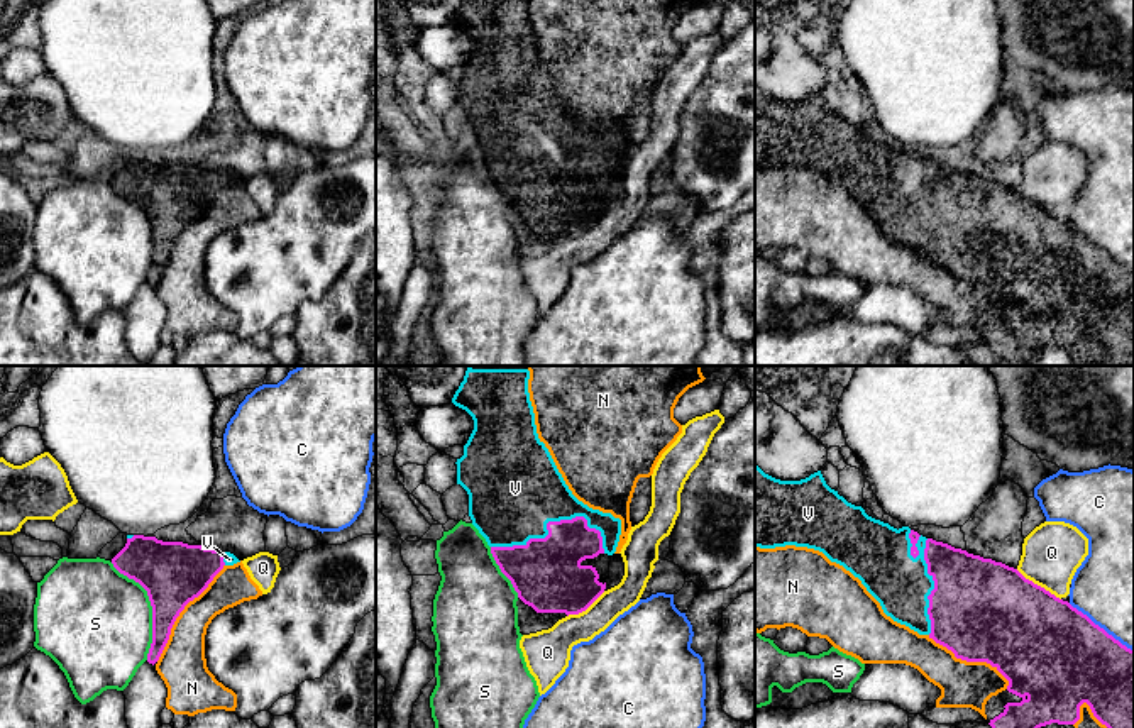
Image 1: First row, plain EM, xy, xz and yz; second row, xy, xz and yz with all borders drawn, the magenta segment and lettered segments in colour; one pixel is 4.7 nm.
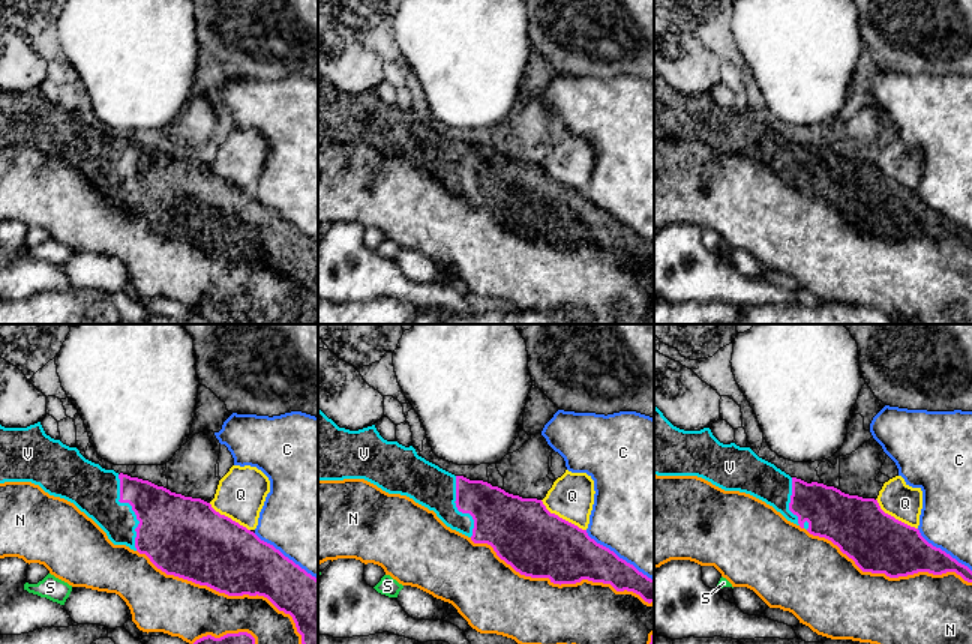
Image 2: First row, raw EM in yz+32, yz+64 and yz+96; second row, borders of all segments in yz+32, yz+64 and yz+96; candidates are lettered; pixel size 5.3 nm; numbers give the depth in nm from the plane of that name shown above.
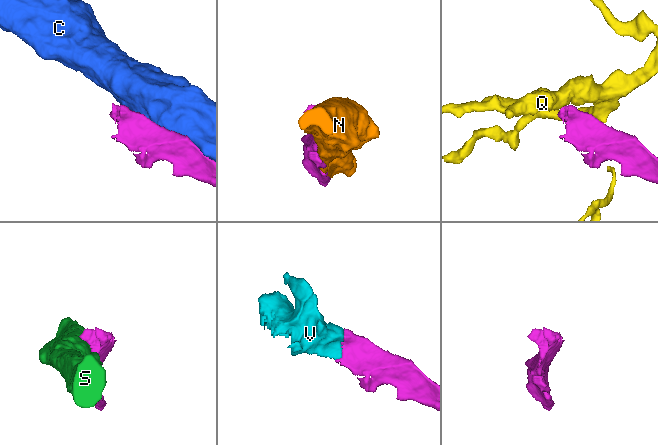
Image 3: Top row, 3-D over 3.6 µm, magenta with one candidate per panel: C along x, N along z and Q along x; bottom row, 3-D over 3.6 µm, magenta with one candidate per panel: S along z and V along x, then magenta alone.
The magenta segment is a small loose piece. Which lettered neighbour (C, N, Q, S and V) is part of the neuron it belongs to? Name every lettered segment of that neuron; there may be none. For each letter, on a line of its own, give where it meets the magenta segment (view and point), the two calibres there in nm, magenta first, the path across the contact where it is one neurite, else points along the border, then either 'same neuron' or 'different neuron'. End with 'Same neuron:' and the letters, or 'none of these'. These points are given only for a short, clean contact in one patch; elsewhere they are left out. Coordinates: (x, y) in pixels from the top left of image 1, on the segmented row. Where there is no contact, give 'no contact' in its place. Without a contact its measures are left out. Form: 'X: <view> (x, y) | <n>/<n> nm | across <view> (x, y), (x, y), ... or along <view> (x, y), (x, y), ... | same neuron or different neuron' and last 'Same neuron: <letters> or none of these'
C: yz (1099, 627) | 480/500 nm | different neuron
N: xy (181, 610) | 300/220 nm | different neuron
Q: yz (1036, 584) | 460/280 nm | along yz (1016, 569), (1060, 600) | different neuron
S: xy (153, 608) | 300/480 nm | different neuron
V: xz (552, 522) | 340/440 nm | same neuron
Same neuron: V

